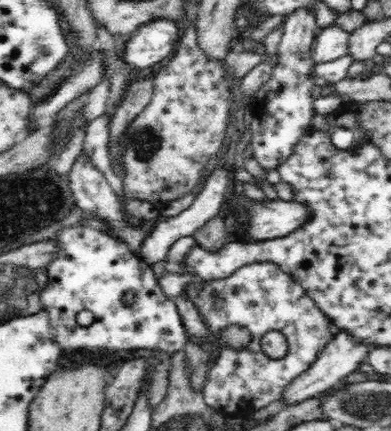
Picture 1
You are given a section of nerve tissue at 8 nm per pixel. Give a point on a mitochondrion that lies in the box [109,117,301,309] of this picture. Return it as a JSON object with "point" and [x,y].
{"point":[145,142]}

